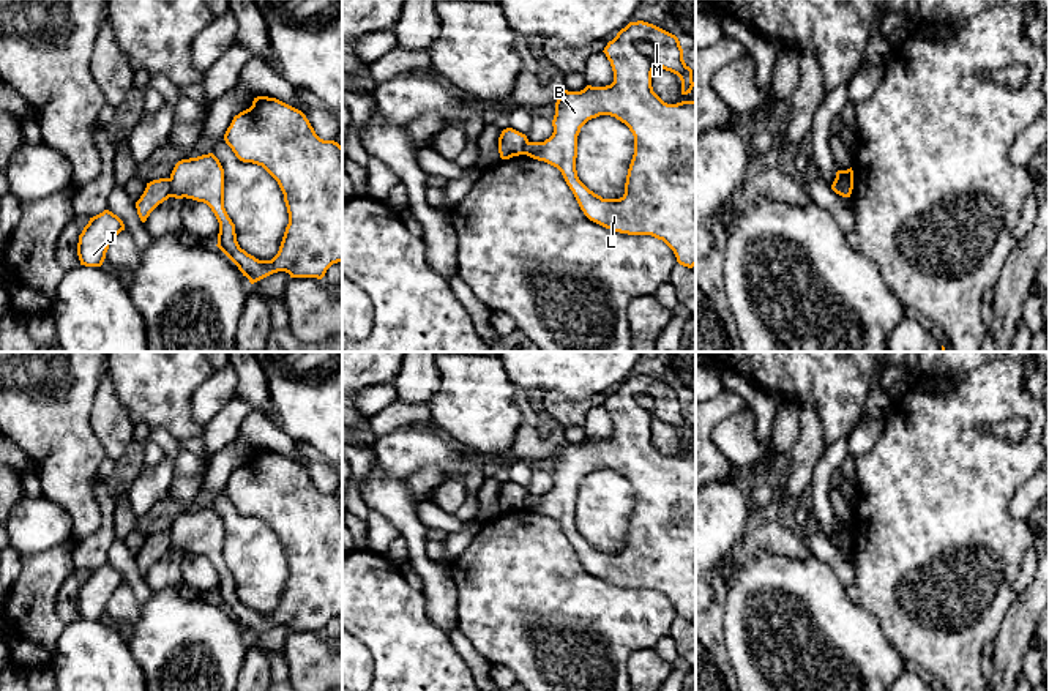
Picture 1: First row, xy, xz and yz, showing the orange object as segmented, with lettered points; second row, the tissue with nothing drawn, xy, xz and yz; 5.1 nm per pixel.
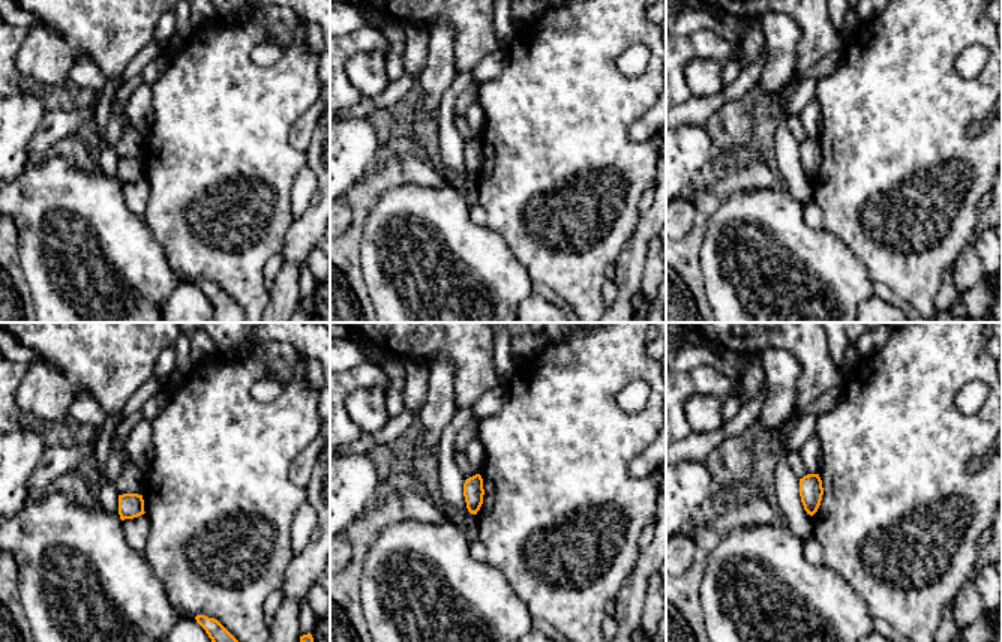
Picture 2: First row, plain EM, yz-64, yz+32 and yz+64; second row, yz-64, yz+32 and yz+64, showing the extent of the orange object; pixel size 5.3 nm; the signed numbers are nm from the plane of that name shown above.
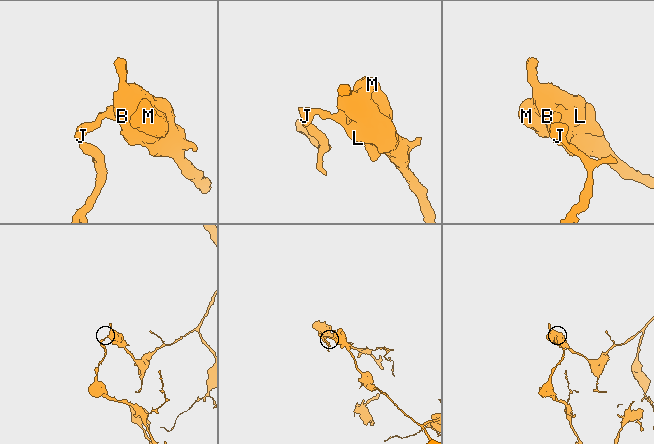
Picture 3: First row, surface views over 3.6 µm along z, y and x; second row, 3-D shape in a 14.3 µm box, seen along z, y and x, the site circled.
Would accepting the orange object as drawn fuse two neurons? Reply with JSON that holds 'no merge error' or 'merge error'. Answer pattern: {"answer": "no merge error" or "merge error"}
{"answer": "merge error"}

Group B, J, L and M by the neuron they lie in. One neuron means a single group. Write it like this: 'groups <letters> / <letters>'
groups B L M / J

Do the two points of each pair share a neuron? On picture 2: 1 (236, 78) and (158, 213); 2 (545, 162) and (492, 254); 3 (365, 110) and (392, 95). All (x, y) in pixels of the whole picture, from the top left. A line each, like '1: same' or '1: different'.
1: same
2: different
3: same

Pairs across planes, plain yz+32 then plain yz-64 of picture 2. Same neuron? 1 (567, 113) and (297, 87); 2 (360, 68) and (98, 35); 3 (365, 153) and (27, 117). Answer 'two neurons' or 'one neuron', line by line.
1: one neuron
2: one neuron
3: one neuron

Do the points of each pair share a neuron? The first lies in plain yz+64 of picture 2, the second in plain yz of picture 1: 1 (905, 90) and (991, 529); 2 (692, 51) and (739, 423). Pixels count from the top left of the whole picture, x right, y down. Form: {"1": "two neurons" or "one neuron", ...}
{"1": "one neuron", "2": "two neurons"}

